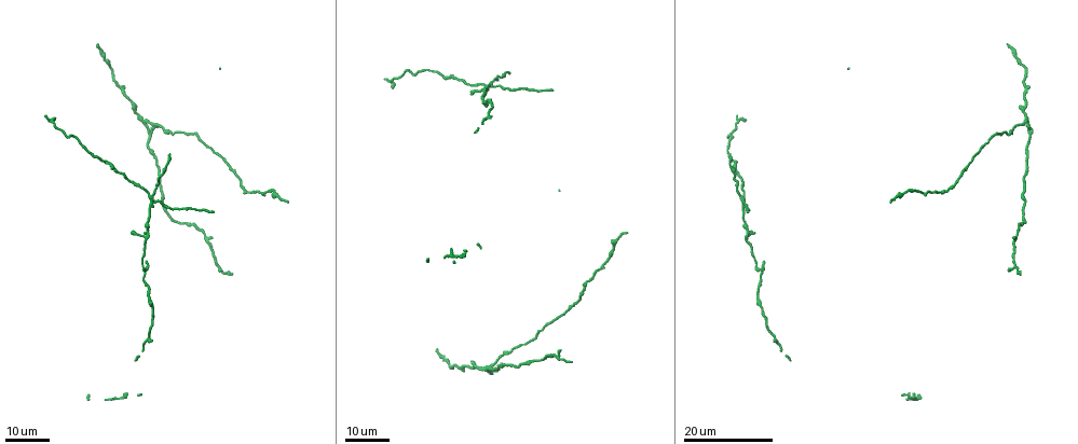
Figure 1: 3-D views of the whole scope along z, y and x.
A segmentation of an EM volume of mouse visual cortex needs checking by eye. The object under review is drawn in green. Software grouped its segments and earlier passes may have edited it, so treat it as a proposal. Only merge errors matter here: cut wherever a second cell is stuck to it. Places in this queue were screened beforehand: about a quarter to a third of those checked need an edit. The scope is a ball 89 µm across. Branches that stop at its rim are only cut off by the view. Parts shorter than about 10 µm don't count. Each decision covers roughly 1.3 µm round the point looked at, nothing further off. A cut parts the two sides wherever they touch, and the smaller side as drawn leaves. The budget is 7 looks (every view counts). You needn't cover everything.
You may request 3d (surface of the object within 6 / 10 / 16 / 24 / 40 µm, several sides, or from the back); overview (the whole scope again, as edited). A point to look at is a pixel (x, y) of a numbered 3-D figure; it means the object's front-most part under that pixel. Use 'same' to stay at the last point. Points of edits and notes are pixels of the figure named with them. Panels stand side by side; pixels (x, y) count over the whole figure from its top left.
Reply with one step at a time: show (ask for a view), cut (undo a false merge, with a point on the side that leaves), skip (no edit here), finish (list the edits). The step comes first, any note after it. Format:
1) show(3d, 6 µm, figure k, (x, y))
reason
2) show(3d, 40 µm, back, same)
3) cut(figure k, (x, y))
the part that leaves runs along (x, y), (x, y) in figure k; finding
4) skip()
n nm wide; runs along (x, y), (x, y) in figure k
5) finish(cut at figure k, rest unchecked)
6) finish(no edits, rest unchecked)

show(3d, 24 µm, figure 1, (153, 202))
looks like a crossing

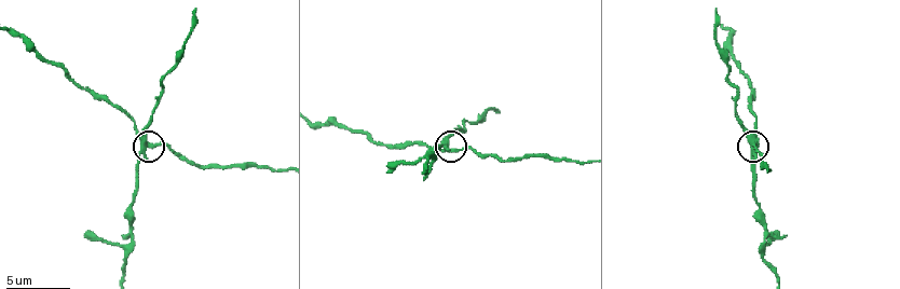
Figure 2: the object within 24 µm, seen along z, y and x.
show(3d, 6 µm, figure 2, (142, 143))

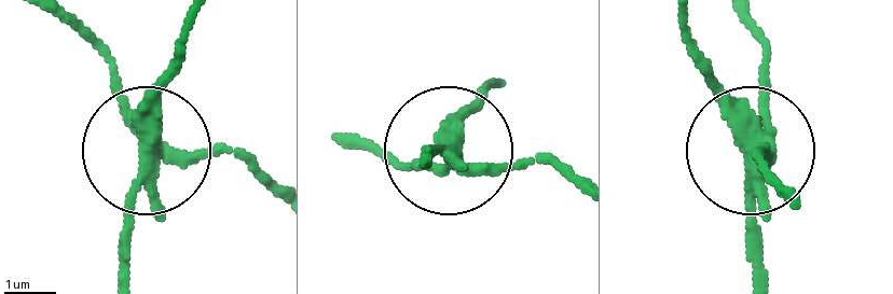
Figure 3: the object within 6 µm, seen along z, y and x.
cut(figure 3, (159, 79))
the part that leaves runs along (149, 144), (149, 205), (123, 281) in figure 3; a second cell is stuck on

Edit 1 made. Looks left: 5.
show(3d, 16 µm, figure 1, (146, 123))
a fork

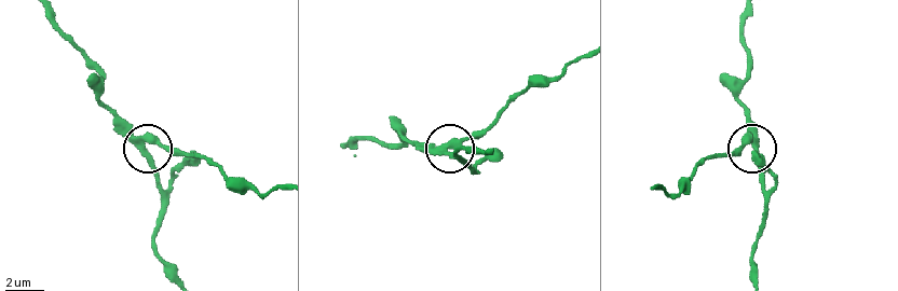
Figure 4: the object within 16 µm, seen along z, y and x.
show(3d, 6 µm, figure 4, (444, 152))
closer look

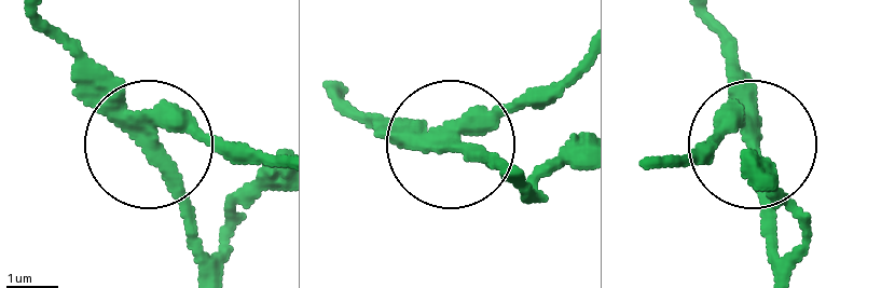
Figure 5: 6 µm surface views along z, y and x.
cut(figure 5, (214, 145))
side arm 24 µm; the part that leaves runs along (143, 115), (191, 120), (281, 166) in figure 5; two cells meet here

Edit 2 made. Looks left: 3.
finish(cut at figure 3, cut at figure 5, rest unchecked)

